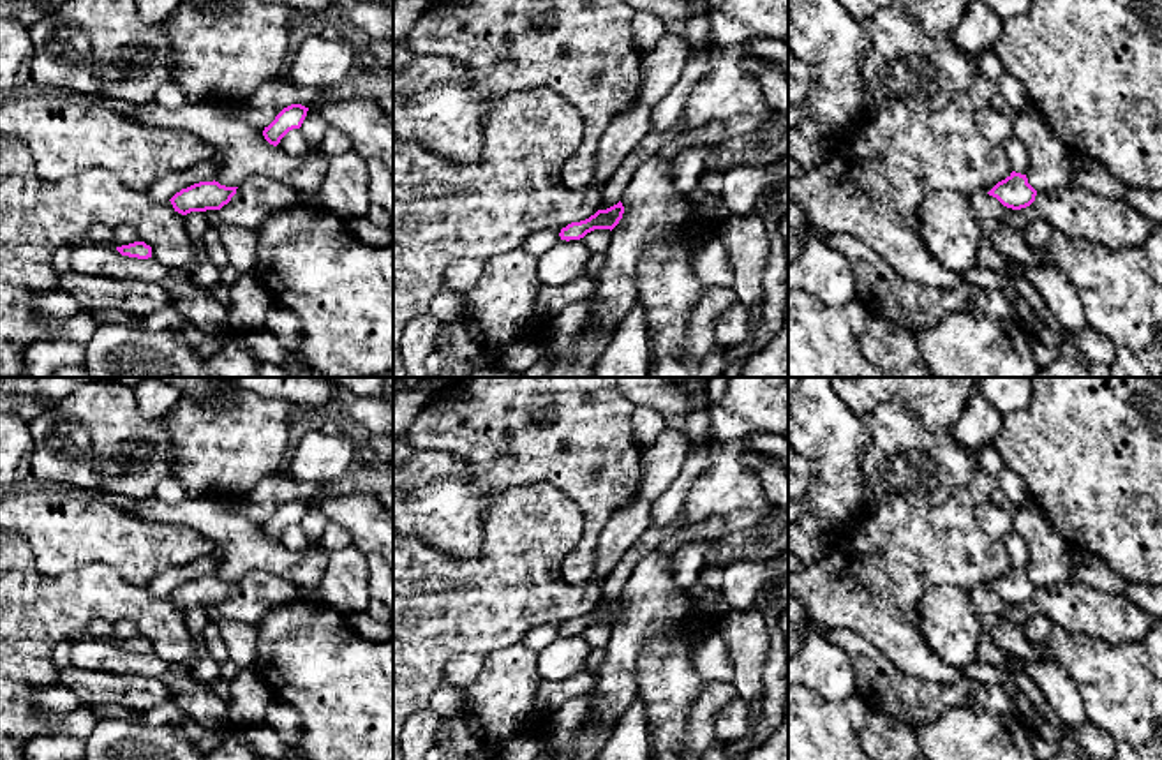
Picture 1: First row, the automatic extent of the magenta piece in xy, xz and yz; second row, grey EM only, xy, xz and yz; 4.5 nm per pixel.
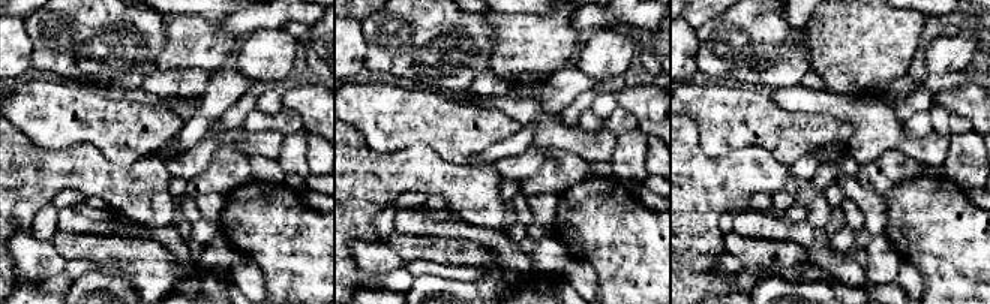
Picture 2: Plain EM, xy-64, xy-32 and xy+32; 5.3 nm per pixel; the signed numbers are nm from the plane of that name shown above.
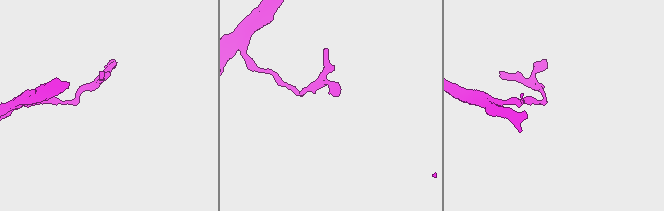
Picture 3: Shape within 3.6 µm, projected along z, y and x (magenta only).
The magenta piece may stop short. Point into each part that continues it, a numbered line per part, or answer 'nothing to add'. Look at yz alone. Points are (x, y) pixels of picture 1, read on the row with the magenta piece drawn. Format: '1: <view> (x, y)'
nothing to add

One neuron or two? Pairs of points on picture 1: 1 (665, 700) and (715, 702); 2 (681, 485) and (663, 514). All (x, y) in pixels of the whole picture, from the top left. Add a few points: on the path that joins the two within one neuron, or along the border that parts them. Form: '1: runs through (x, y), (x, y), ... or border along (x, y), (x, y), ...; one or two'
1: border along (706, 681), (692, 704), (681, 741); two
2: runs through (677, 492), (667, 506); one

